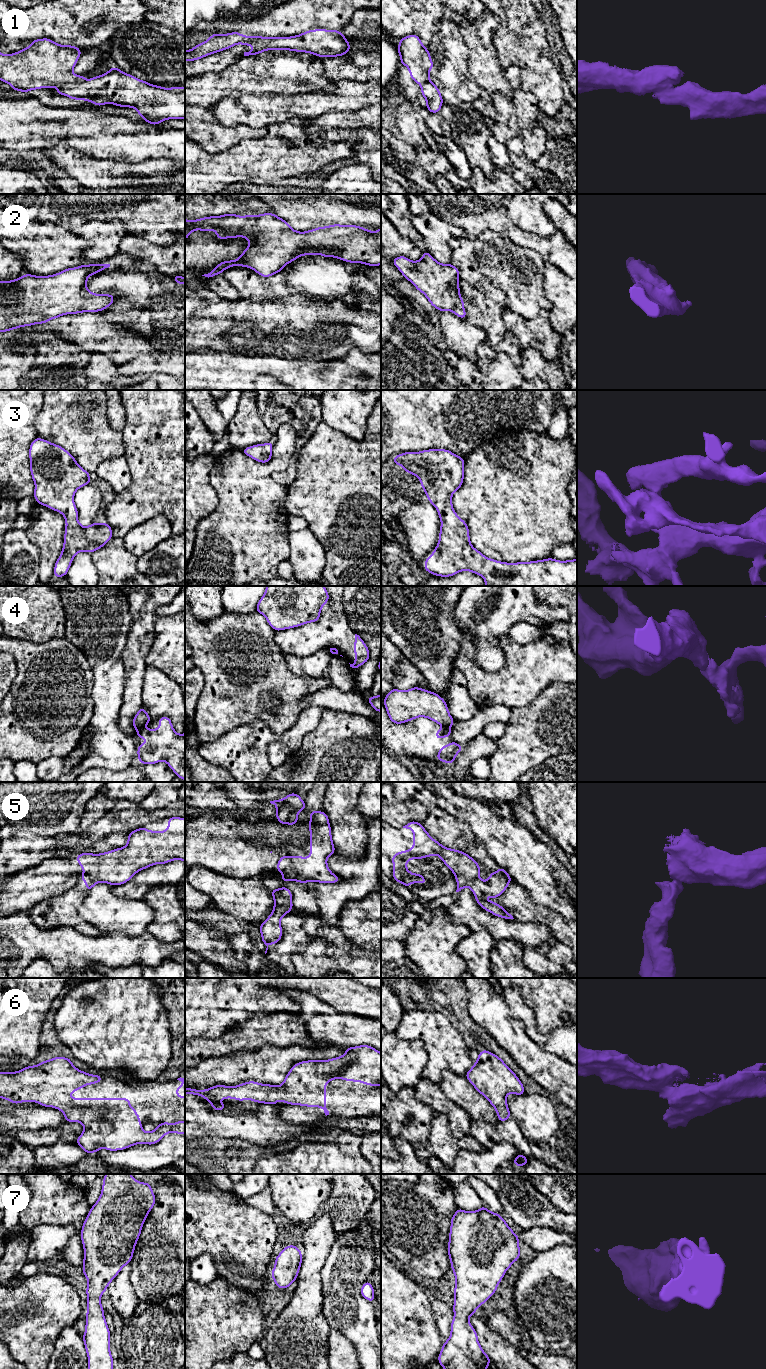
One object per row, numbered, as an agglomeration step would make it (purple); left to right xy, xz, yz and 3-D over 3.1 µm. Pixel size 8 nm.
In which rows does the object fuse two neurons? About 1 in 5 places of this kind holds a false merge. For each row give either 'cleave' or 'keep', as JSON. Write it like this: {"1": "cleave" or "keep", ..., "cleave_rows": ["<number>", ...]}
{"1": "cleave", "2": "keep", "3": "keep", "4": "cleave", "5": "cleave", "6": "keep", "7": "keep", "cleave_rows": ["1", "4", "5"]}

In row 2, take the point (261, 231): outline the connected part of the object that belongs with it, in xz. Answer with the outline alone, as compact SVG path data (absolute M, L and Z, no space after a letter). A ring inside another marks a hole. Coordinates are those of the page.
M269 212L261 215L224 214L197 220L185 219L185 240L195 230L204 232L215 230L218 239L244 237L250 243L237 260L222 261L210 273L202 275L208 278L222 274L225 269L232 266L248 267L262 277L270 277L282 271L285 265L298 257L308 254L334 257L349 263L381 265L381 228L372 232L356 225L334 224L299 232L293 230L287 221Z

